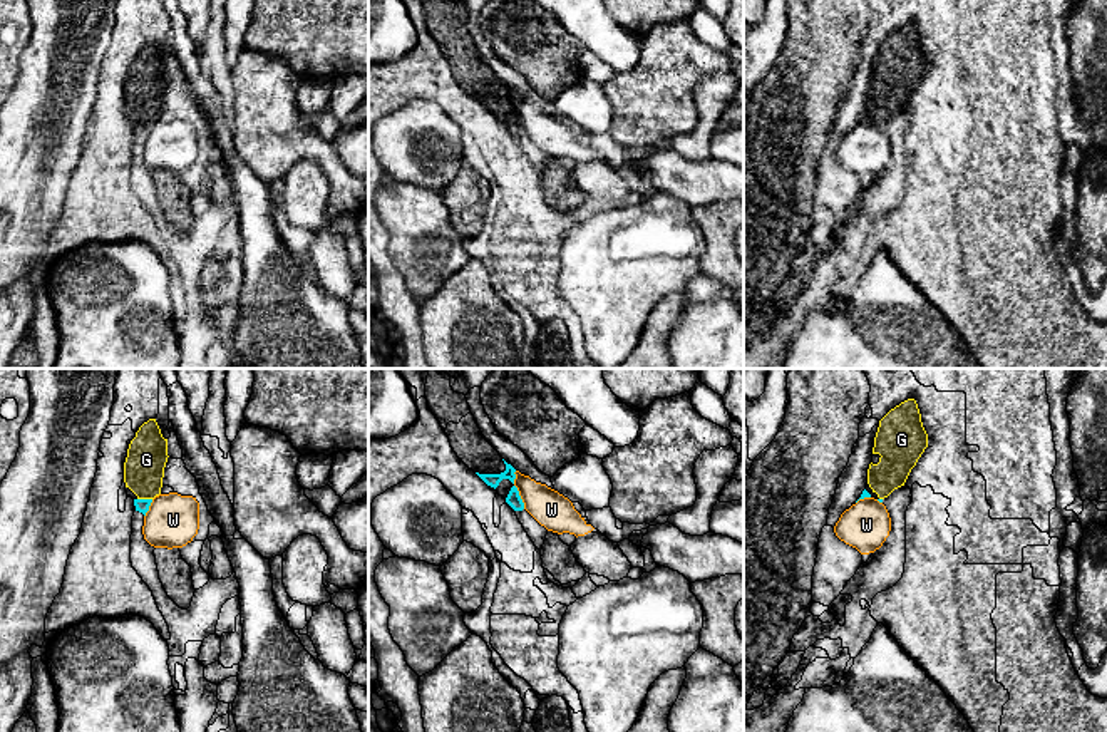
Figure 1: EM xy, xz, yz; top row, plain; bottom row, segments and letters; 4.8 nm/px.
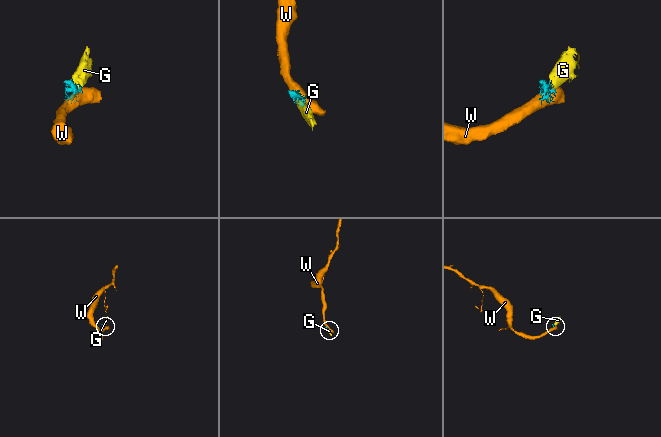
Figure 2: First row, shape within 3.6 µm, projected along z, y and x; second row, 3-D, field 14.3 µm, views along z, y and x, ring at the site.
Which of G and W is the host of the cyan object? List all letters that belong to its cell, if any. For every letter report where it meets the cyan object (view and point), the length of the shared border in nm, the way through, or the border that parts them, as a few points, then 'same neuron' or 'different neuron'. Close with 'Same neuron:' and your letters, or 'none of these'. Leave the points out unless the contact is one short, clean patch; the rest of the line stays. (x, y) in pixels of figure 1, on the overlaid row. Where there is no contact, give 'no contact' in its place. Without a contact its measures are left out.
G: xy (144, 500) | 70 nm | across xy (141, 505), (144, 500), (146, 459) | same neuron
W: xz (516, 489) | 190 nm | along xz (514, 471), (514, 486), (525, 508) | different neuron
Same neuron: G

